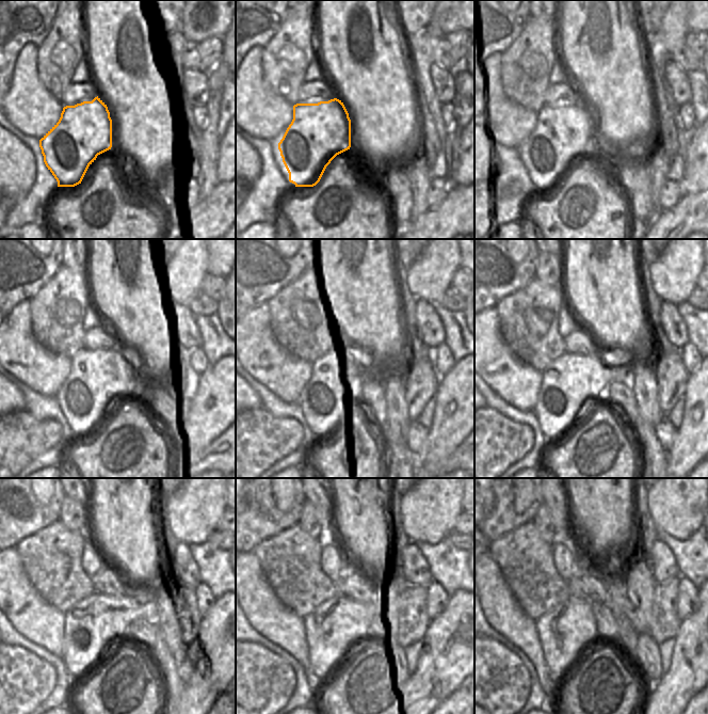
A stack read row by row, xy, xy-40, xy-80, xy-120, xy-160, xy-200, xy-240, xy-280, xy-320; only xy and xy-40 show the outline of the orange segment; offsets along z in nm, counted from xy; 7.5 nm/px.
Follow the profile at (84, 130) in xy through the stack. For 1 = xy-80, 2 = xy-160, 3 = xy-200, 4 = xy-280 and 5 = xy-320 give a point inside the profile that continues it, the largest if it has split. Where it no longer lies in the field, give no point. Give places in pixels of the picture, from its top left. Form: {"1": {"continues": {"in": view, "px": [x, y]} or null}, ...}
{"1": {"continues": {"in": "xy-80", "px": [562, 132]}}, "2": {"continues": {"in": "xy-160", "px": [336, 378]}}, "3": {"continues": {"in": "xy-200", "px": [567, 383]}}, "4": {"continues": {"in": "xy-280", "px": [331, 628]}}, "5": {"continues": {"in": "xy-320", "px": [564, 633]}}}

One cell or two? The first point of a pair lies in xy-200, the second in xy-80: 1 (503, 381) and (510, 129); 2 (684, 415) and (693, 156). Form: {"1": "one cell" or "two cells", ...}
{"1": "one cell", "2": "one cell"}

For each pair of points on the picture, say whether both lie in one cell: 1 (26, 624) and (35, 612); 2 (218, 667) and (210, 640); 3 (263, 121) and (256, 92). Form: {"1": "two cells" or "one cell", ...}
{"1": "one cell", "2": "one cell", "3": "one cell"}

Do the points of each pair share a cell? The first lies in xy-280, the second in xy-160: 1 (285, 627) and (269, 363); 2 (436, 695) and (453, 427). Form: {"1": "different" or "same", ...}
{"1": "same", "2": "same"}

